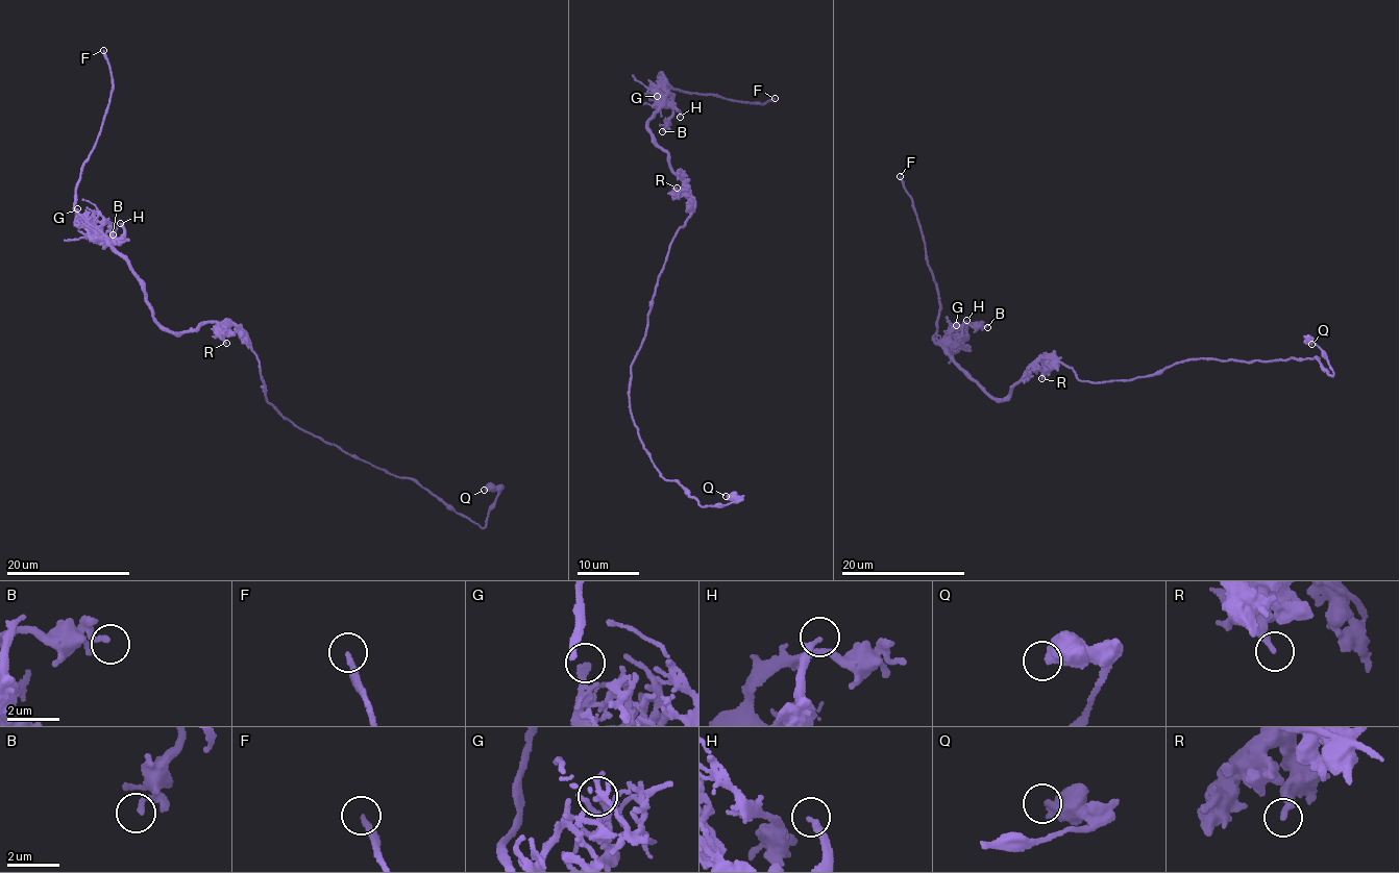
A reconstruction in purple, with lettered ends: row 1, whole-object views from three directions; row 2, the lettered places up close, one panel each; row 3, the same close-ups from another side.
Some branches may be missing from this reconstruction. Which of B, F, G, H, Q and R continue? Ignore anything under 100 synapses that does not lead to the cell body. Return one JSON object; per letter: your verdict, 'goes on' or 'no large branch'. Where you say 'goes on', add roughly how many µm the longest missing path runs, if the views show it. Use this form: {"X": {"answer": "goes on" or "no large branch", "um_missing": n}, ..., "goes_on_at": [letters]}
{"B": {"answer": "no large branch"}, "F": {"answer": "goes on", "um_missing": 15}, "G": {"answer": "no large branch"}, "H": {"answer": "no large branch"}, "Q": {"answer": "no large branch"}, "R": {"answer": "no large branch"}, "goes_on_at": ["F"]}

